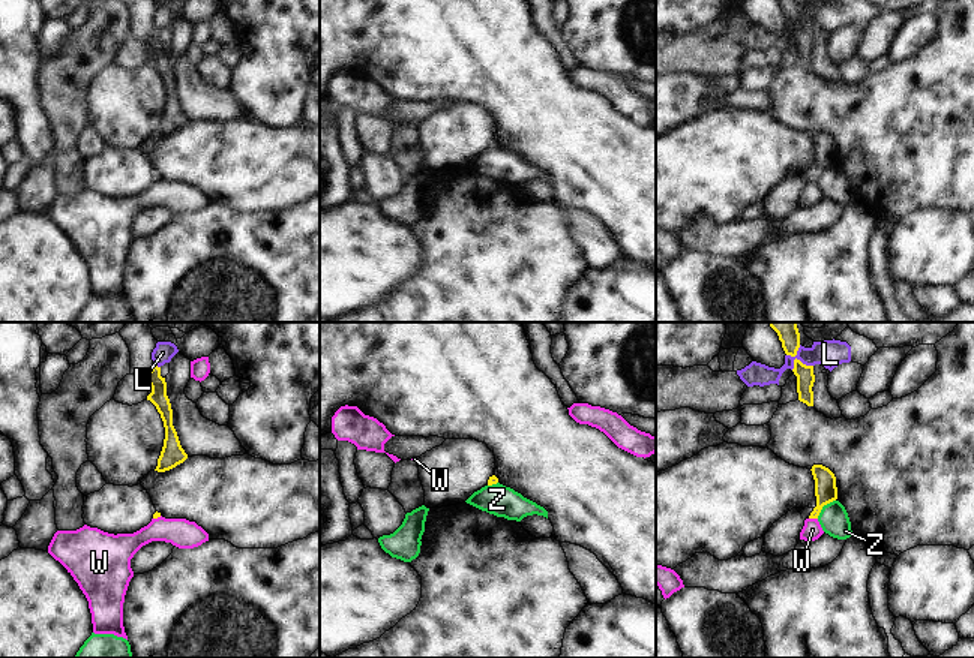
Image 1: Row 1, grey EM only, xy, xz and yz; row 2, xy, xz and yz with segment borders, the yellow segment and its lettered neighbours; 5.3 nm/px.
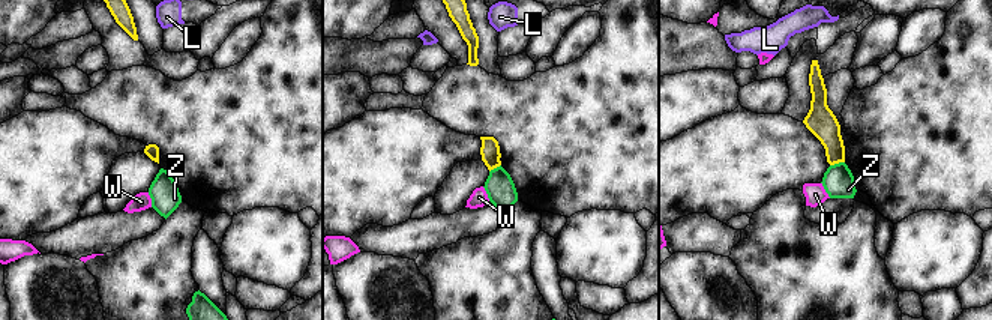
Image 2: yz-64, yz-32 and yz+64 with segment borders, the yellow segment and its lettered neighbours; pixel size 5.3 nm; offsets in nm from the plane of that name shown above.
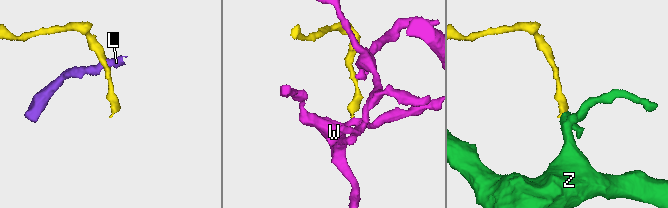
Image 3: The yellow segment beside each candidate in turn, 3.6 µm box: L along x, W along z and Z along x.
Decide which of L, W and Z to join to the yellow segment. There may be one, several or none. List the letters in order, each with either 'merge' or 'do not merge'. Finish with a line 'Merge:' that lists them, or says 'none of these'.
L: do not merge
W: do not merge
Z: do not merge
Merge: none of these

